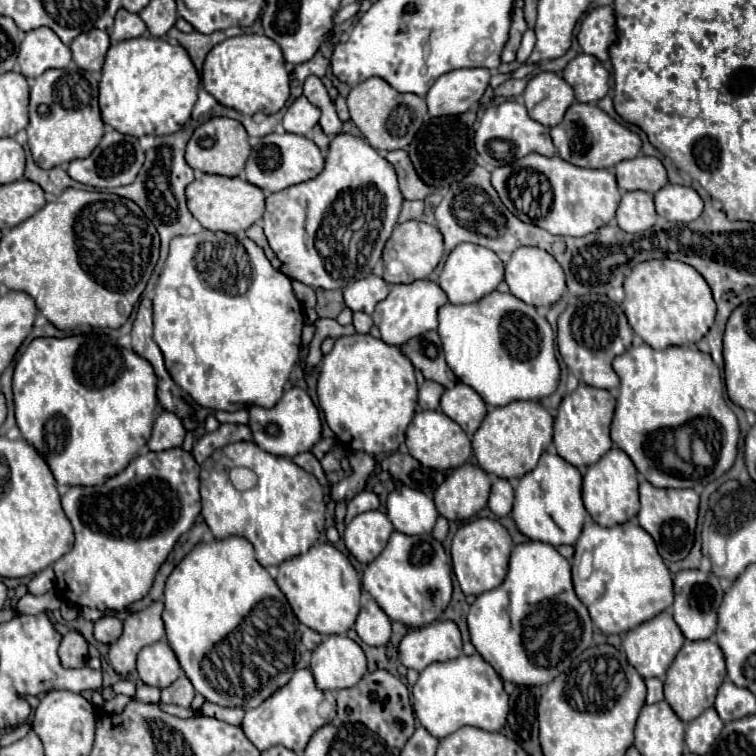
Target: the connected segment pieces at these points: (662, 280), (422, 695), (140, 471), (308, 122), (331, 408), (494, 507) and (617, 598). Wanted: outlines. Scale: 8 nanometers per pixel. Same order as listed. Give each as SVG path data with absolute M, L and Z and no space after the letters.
M650 259L638 263L624 279L626 297L622 311L630 327L652 349L666 349L670 345L690 345L700 341L712 327L716 303L704 277L688 263L672 259Z
M480 653L460 655L450 661L428 665L412 687L412 699L418 721L438 739L454 733L464 725L472 725L484 731L498 731L500 727L504 727L510 711L510 697L504 691L500 675L488 661L482 659Z
M176 447L158 453L142 453L122 473L108 479L104 485L70 487L70 491L62 497L62 507L74 527L76 541L74 547L52 565L58 595L78 607L96 607L100 611L120 611L134 601L140 601L150 591L156 571L172 551L178 537L192 527L196 515L200 513L198 475L200 465L192 453Z
M298 97L284 113L284 129L288 133L298 133L298 135L308 135L312 131L312 127L318 123L320 119L320 109L312 107L312 103L308 103L308 99Z
M344 335L336 339L332 351L324 355L318 377L318 403L326 415L326 423L334 431L336 439L350 451L368 451L370 455L382 451L394 451L400 443L404 443L406 427L412 421L416 411L416 377L414 367L406 355L402 355L400 347L388 345L382 339L374 339L372 335Z
M496 479L492 483L492 493L488 499L488 507L496 517L504 517L512 511L514 505L514 489L506 479Z
M626 521L614 527L588 523L574 548L571 565L575 593L586 605L594 625L606 635L626 633L672 605L670 571L654 539L638 523Z

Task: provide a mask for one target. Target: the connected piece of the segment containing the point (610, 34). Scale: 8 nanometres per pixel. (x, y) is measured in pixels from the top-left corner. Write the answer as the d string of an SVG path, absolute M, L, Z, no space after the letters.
M610 5L596 7L584 17L578 43L584 53L608 61L608 49L616 43L616 17Z

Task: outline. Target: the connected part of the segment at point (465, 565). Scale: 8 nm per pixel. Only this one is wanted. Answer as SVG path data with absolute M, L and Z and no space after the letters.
M482 517L470 523L464 523L452 541L452 569L458 577L458 583L466 595L480 595L484 591L496 589L508 571L508 557L512 551L512 539L506 527L498 521Z

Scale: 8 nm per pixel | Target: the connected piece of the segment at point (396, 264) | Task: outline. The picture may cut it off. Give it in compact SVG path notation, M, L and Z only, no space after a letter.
M424 221L398 223L384 247L384 279L388 283L410 283L412 279L428 279L432 269L440 263L444 253L444 239L438 227Z

